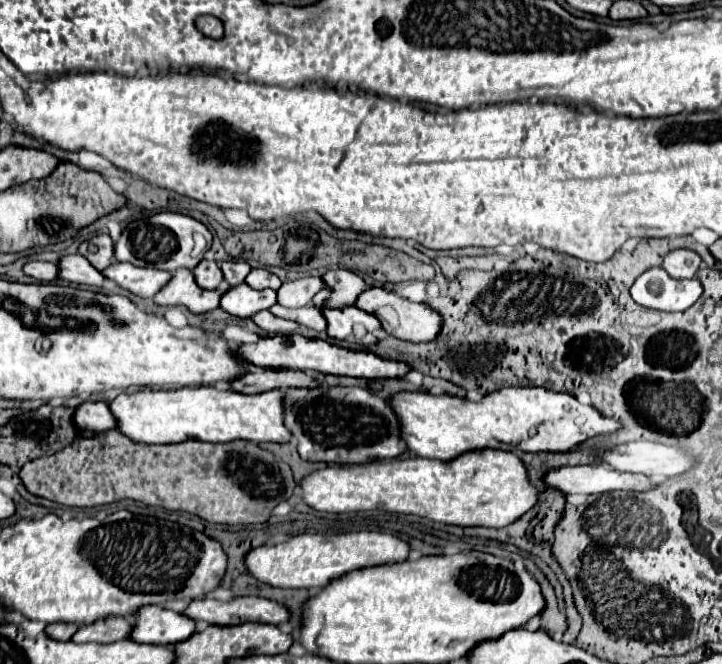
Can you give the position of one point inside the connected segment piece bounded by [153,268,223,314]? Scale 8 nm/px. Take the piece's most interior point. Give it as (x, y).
(182, 290)

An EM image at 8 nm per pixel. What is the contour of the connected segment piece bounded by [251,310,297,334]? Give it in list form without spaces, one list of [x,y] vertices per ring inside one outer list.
[[[269,310],[257,312],[257,316],[251,316],[251,320],[253,320],[259,328],[263,328],[263,330],[267,330],[267,332],[271,332],[271,334],[291,334],[293,330],[297,330],[297,324],[295,324],[295,322],[277,318],[277,316],[273,316]]]

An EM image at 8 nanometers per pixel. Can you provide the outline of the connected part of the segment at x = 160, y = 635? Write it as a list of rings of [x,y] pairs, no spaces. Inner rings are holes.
[[[147,606],[137,610],[135,614],[131,640],[145,644],[175,646],[177,642],[183,642],[189,636],[193,636],[193,632],[195,632],[195,622],[189,616],[177,614],[169,608]]]

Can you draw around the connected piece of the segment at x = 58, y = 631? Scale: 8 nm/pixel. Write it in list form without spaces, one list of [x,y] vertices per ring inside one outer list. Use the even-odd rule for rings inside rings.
[[[57,622],[57,624],[49,624],[47,630],[45,630],[45,634],[47,634],[49,638],[53,638],[53,640],[61,640],[61,642],[65,642],[65,640],[71,640],[71,636],[73,636],[77,630],[79,630],[77,624]]]

